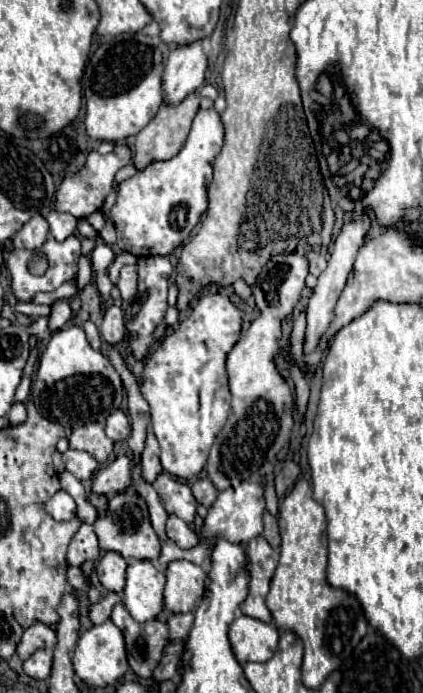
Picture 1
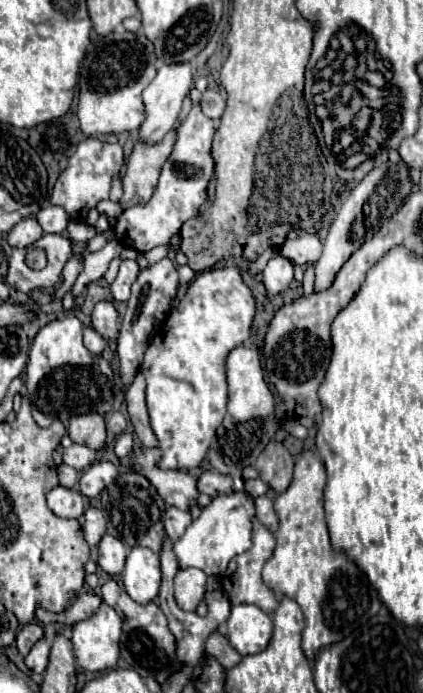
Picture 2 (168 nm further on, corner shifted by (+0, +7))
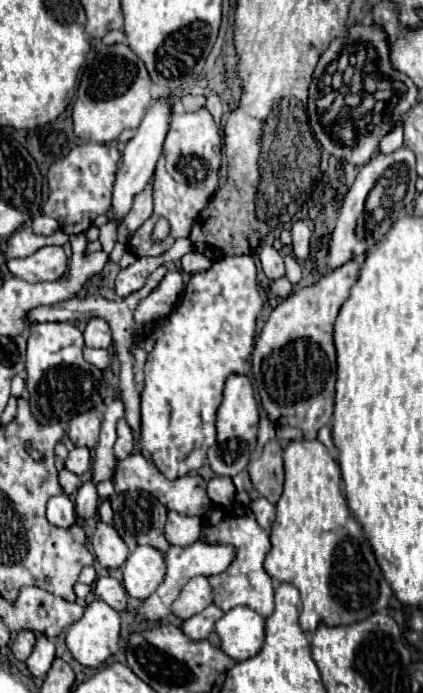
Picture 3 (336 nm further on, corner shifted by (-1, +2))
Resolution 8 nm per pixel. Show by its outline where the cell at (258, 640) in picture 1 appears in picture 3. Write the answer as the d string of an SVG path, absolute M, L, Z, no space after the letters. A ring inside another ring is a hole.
M248 606L228 610L214 626L224 654L236 662L258 654L264 642L264 618Z

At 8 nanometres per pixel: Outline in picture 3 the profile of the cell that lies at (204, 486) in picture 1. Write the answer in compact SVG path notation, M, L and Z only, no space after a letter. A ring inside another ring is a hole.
M214 476L208 482L208 496L210 496L212 504L216 504L216 506L230 506L234 502L236 488L234 488L234 484L232 484L230 478Z

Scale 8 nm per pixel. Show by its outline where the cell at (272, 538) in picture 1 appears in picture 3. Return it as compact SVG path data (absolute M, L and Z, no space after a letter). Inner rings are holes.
M258 496L258 498L252 500L252 512L254 512L258 524L260 524L266 532L270 532L272 522L274 522L274 518L276 518L276 506L270 504L266 498Z

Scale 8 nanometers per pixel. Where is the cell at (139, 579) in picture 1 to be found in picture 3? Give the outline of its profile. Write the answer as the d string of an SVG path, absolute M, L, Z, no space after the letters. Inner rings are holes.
M138 546L124 564L124 586L132 598L148 598L164 580L164 554L154 546Z

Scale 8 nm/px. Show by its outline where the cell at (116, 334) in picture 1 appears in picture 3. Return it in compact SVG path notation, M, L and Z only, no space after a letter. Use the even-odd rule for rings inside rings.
M90 318L84 330L84 340L88 348L110 348L112 346L112 334L106 322L102 318Z

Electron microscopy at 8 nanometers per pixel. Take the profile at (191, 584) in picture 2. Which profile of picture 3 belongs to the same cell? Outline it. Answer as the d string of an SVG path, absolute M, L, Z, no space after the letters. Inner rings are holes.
M194 576L180 592L172 604L172 614L180 620L188 620L200 614L208 604L212 604L212 588L206 576Z

